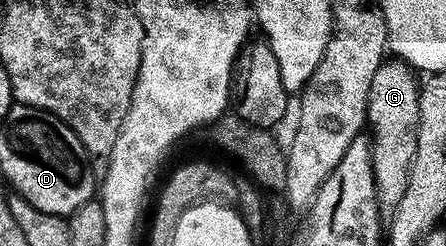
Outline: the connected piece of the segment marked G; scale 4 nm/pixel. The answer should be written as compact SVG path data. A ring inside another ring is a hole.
M391 56L379 65L377 73L373 76L373 84L369 84L365 126L368 131L371 129L371 159L379 211L387 220L405 196L412 160L416 156L421 82L415 77L417 74L412 66L402 58Z

